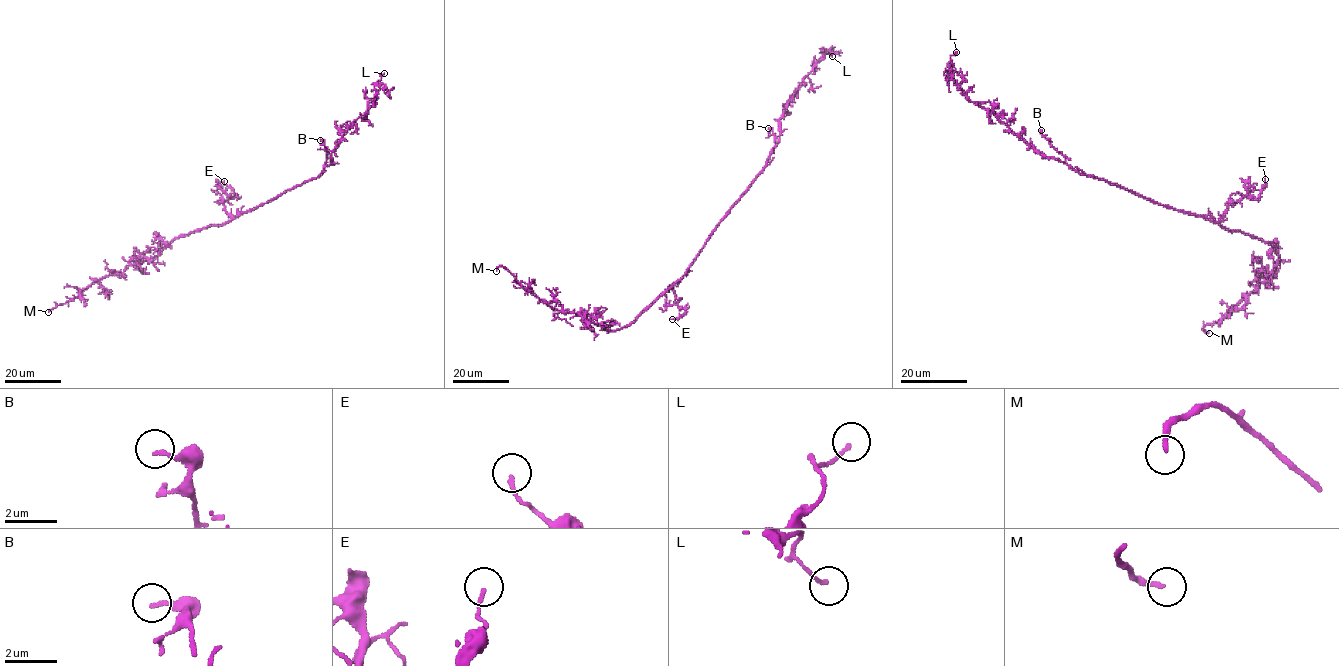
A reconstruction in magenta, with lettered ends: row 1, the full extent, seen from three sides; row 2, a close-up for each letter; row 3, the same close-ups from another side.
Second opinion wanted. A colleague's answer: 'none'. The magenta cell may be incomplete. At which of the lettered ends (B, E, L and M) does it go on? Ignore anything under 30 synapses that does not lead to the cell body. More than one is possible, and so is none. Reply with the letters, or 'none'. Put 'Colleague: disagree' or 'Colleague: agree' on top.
Colleague: disagree
M

